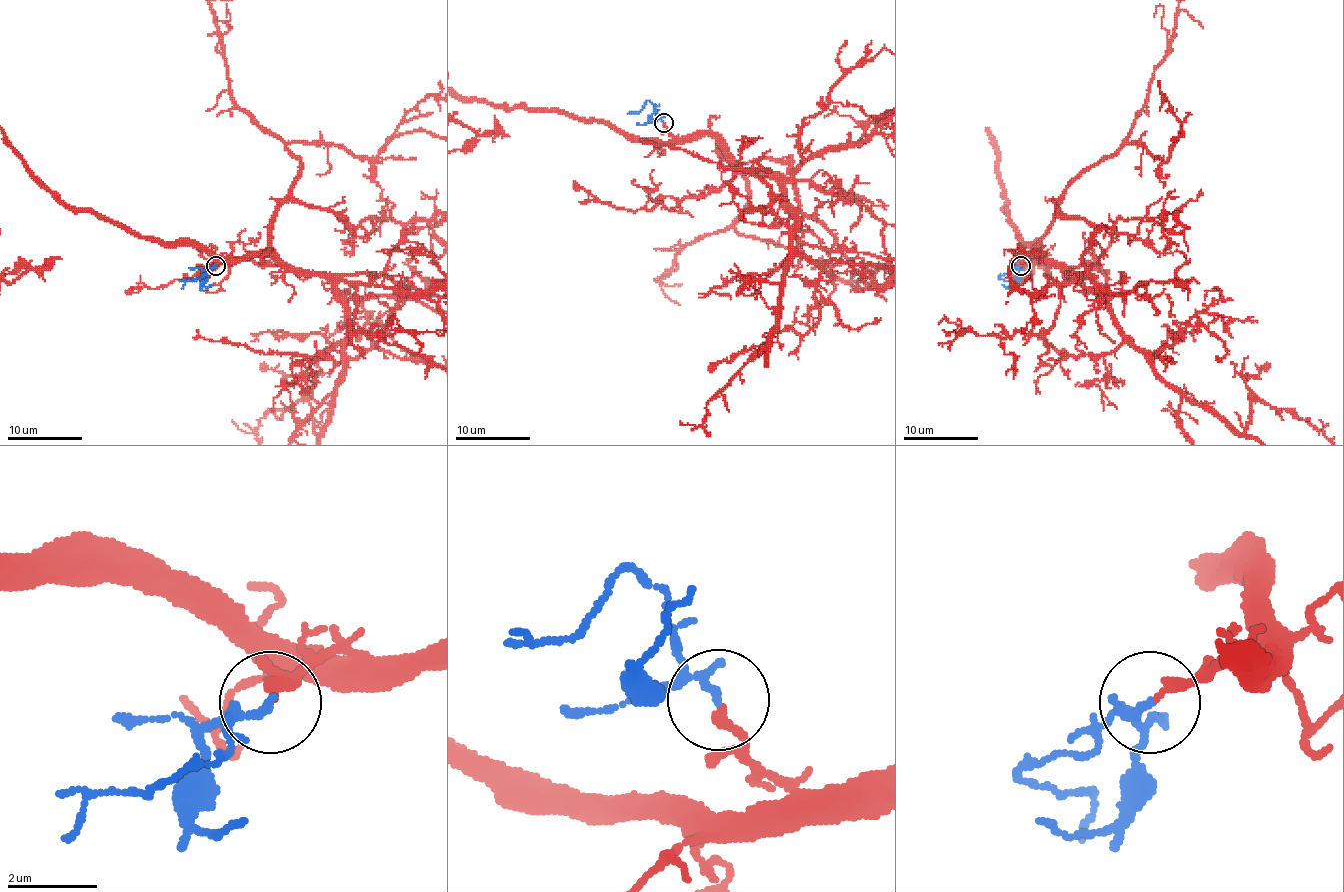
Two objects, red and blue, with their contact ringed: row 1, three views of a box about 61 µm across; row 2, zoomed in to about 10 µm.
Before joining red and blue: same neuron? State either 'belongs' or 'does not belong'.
belongs

